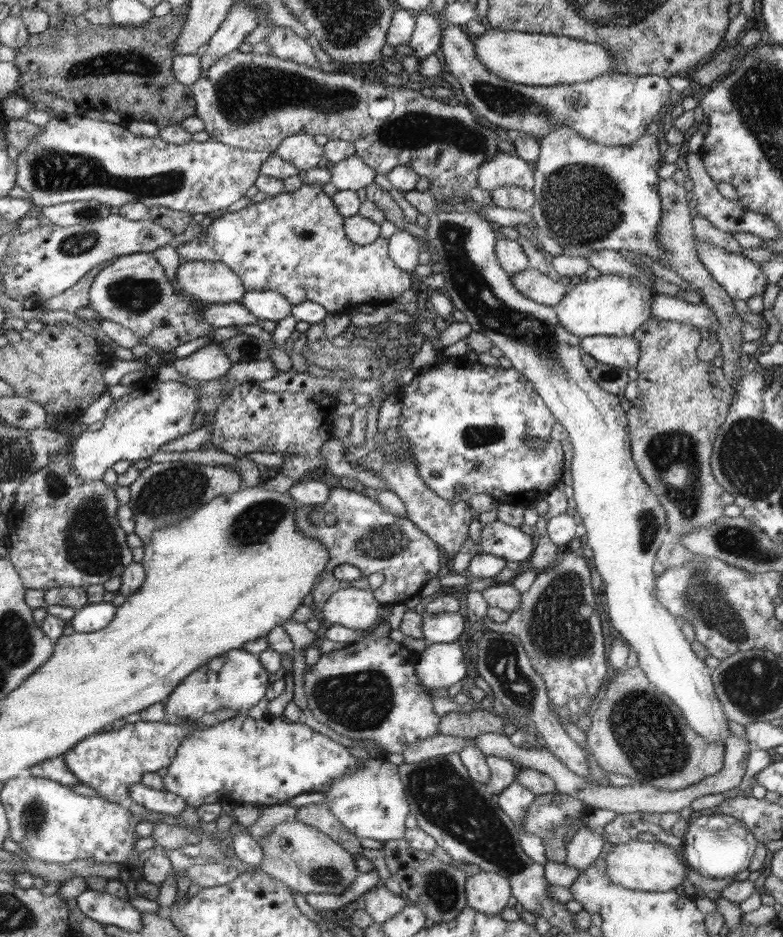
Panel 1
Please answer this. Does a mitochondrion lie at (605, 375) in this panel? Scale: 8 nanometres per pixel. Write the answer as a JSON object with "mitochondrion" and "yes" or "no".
{"mitochondrion":"yes"}

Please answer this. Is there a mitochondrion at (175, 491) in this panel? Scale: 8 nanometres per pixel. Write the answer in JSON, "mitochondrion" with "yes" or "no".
{"mitochondrion":"yes"}

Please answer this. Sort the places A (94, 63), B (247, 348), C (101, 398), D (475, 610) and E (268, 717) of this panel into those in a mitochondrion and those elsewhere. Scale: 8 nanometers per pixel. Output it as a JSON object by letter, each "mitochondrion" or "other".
{"A":"mitochondrion","B":"mitochondrion","C":"other","D":"other","E":"other"}

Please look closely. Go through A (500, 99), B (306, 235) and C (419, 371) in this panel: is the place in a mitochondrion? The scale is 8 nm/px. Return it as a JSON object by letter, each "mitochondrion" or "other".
{"A":"mitochondrion","B":"other","C":"other"}

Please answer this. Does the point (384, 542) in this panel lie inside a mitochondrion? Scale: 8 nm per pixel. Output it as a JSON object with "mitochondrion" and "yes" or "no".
{"mitochondrion":"yes"}

